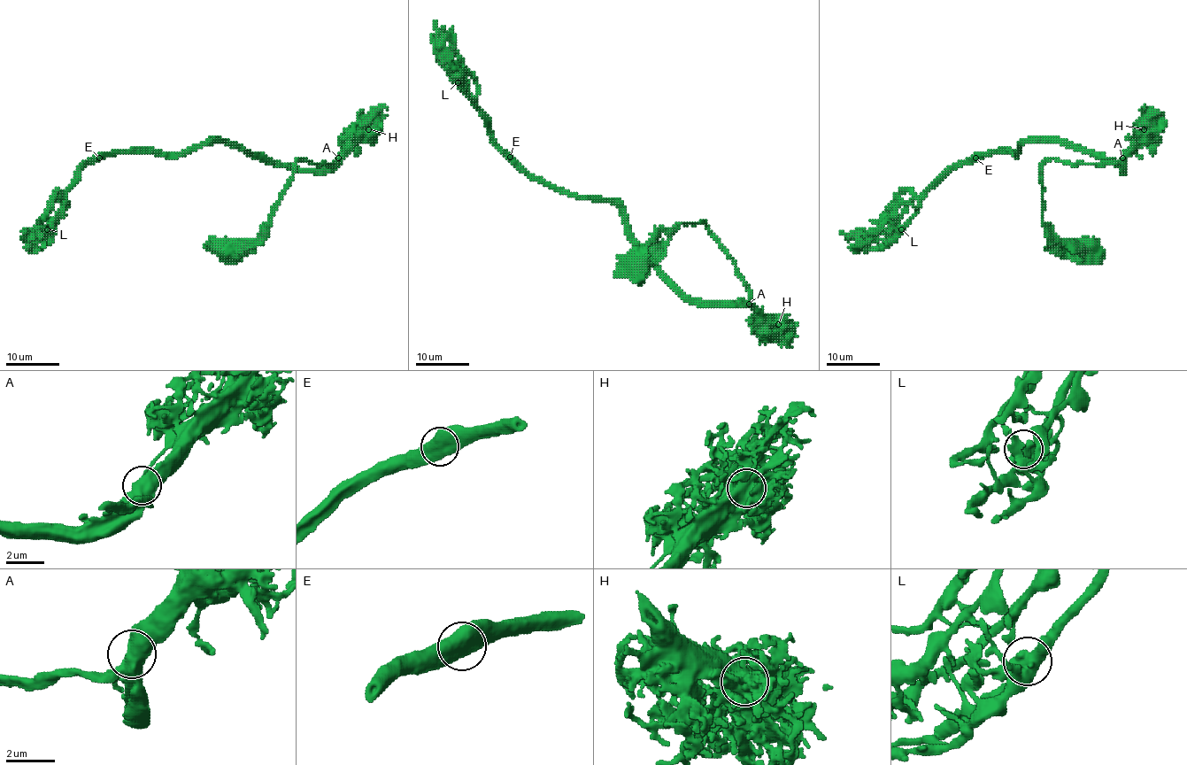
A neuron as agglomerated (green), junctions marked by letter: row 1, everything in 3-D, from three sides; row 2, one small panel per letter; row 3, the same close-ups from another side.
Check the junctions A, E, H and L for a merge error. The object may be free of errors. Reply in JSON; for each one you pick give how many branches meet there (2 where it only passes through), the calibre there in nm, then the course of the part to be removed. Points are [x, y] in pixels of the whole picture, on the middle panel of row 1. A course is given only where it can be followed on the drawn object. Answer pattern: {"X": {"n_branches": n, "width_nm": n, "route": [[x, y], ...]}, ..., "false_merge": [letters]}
{"false_merge": []}

